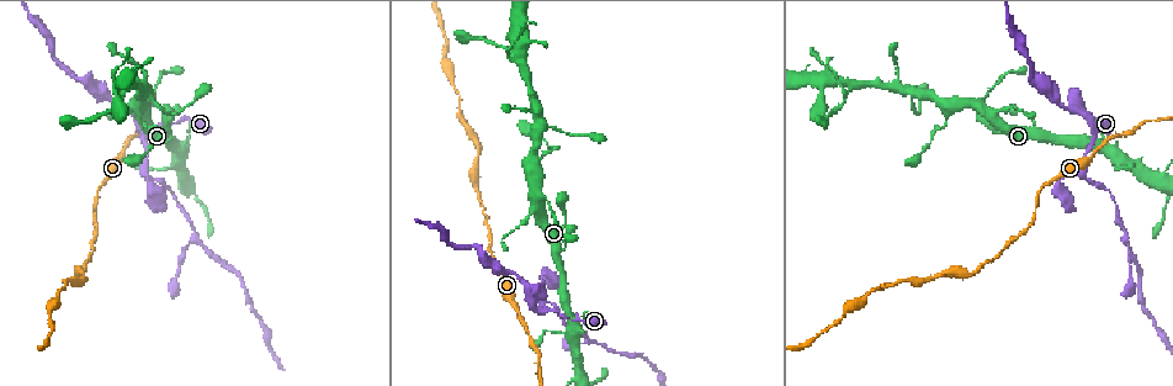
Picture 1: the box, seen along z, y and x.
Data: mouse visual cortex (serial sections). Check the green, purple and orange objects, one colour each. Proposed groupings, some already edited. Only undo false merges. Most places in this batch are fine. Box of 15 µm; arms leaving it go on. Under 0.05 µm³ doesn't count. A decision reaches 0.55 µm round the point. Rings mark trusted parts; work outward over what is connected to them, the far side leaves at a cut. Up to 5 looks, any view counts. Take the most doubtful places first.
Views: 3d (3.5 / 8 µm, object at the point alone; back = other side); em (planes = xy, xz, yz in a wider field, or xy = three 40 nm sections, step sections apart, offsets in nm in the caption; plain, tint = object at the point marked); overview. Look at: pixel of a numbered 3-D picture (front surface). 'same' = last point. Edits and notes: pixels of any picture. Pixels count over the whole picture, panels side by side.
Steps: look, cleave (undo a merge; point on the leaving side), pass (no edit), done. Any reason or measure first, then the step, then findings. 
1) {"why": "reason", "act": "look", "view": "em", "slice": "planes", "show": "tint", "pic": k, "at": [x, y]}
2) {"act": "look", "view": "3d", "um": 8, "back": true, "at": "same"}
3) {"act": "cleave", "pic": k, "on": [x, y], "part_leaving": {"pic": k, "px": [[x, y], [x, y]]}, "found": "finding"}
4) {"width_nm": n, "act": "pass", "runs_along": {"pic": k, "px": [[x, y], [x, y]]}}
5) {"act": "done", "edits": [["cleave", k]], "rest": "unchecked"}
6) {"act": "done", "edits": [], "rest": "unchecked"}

{"act": "look", "view": "3d", "um": 3.5, "pic": 1, "at": [193, 236]}

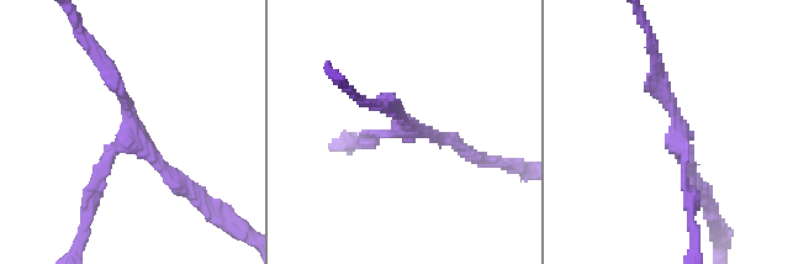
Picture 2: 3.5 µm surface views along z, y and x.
{"why": "need the tissue", "act": "look", "view": "em", "slice": "xy", "step": 2, "show": "tint", "pic": 2, "at": [409, 127]}

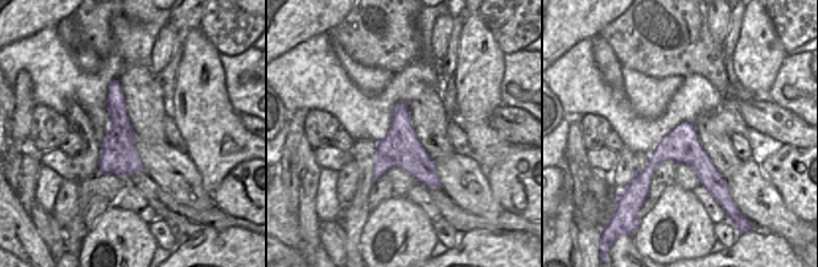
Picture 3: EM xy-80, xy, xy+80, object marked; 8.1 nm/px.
{"act": "look", "view": "em", "slice": "xy", "step": 1, "show": "tint", "at": "same"}

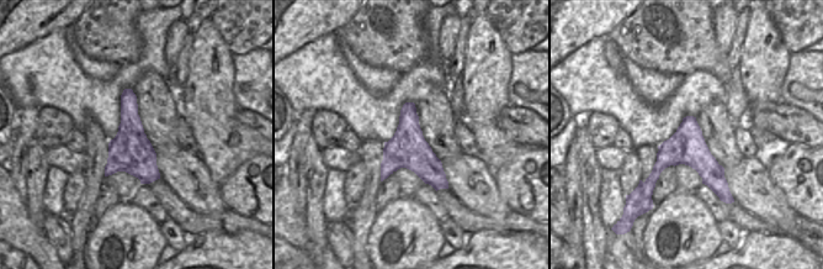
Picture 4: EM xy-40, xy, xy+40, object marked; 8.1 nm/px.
{"arm_widths_nm": [100, 150, 200], "act": "pass", "runs_along": {"pic": 2, "px": [[100, 63], [127, 104], [131, 135], [191, 191]]}, "found": "one cell here"}

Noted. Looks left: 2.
{"why": "abrupt turn", "act": "look", "view": "3d", "um": 3.5, "pic": 1, "at": [852, 87]}

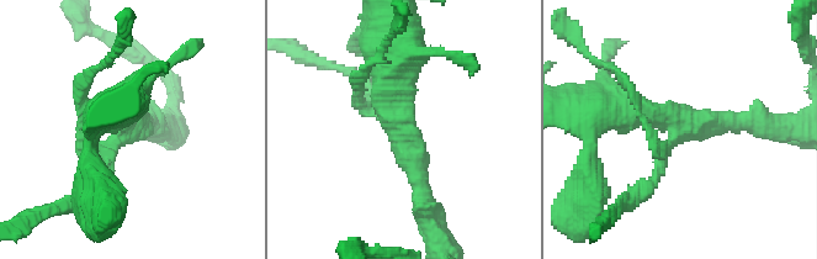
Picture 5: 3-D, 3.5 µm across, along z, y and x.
{"why": "now the EM", "act": "look", "view": "em", "slice": "xy", "step": 5, "show": "tint", "pic": 5, "at": [681, 122]}

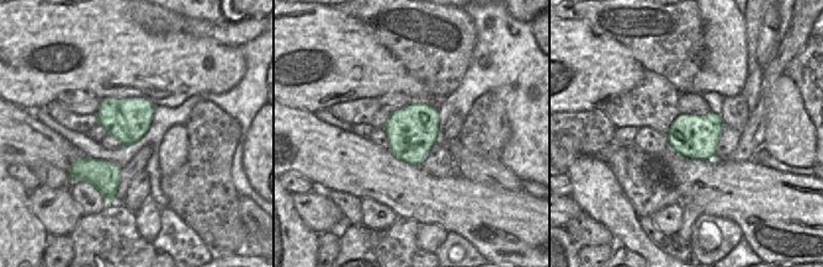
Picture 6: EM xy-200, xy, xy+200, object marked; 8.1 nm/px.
{"arm_widths_nm": [150, 150, 250, 450], "act": "pass", "runs_along": {"pic": 5, "px": [[425, 204], [399, 131], [396, 52]]}, "found": "continuous, no second cell"}

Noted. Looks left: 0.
{"act": "done", "edits": [], "rest": "unchecked"}

